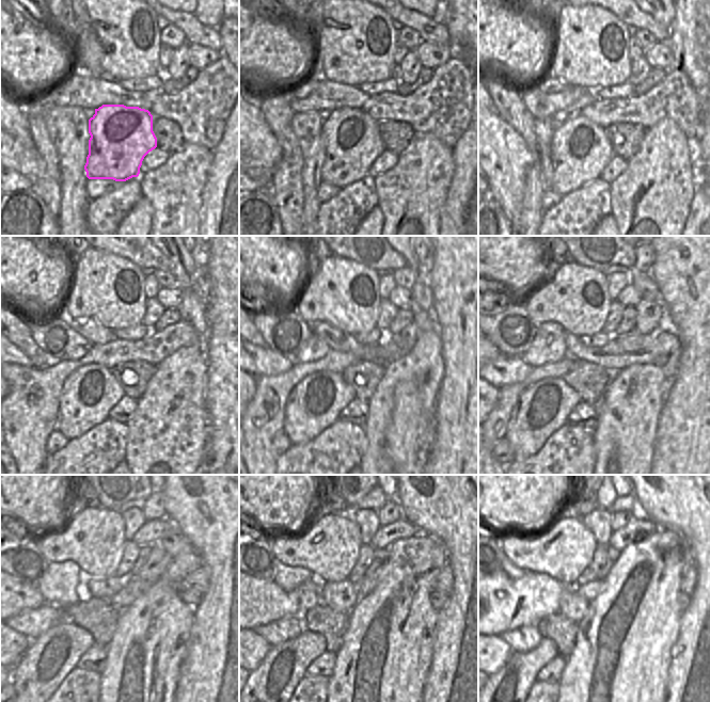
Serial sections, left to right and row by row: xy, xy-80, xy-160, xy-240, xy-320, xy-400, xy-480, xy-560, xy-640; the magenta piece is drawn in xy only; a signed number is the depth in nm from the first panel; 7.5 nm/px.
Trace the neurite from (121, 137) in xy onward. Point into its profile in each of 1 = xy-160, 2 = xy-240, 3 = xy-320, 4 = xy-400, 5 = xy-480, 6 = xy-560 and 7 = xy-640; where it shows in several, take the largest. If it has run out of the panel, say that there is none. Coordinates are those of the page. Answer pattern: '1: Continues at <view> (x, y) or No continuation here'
1: Continues at xy-160 (580, 150)
2: Continues at xy-240 (89, 394)
3: Continues at xy-320 (315, 402)
4: Continues at xy-400 (543, 408)
5: Continues at xy-480 (49, 658)
6: Continues at xy-560 (269, 687)
7: Continues at xy-640 (505, 691)

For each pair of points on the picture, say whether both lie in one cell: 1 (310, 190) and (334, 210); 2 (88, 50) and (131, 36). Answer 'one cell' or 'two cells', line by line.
1: two cells
2: two cells

